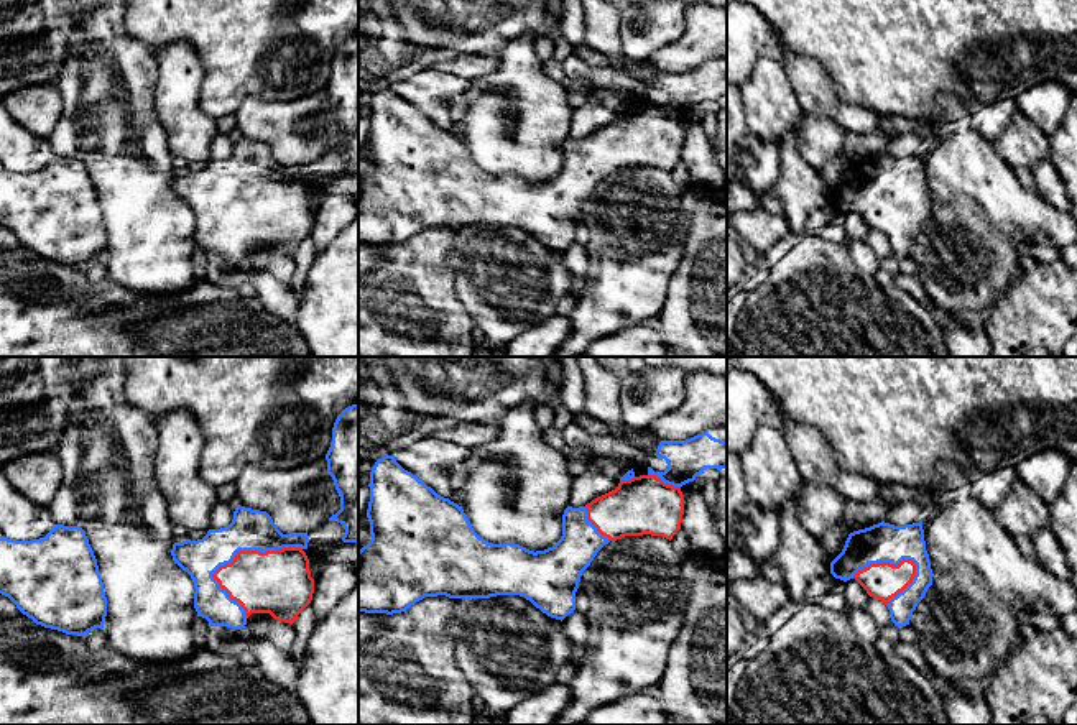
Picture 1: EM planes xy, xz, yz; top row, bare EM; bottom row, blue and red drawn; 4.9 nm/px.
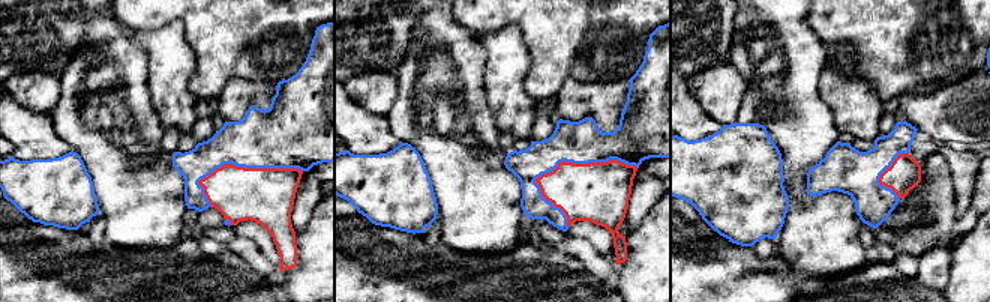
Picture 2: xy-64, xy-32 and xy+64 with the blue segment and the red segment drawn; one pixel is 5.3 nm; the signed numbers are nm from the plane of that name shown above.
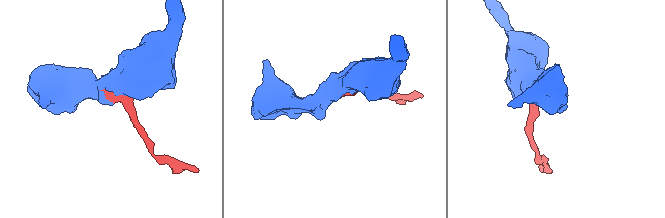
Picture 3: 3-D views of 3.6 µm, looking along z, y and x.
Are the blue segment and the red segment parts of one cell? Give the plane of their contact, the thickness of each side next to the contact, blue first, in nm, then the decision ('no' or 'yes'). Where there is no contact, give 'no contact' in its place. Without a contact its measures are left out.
contact in xy; calibres 200 and 320 nm; yes

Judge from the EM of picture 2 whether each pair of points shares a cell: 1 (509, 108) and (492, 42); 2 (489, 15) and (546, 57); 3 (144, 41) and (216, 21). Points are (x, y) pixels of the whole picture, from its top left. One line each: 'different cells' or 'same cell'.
1: same cell
2: same cell
3: different cells

